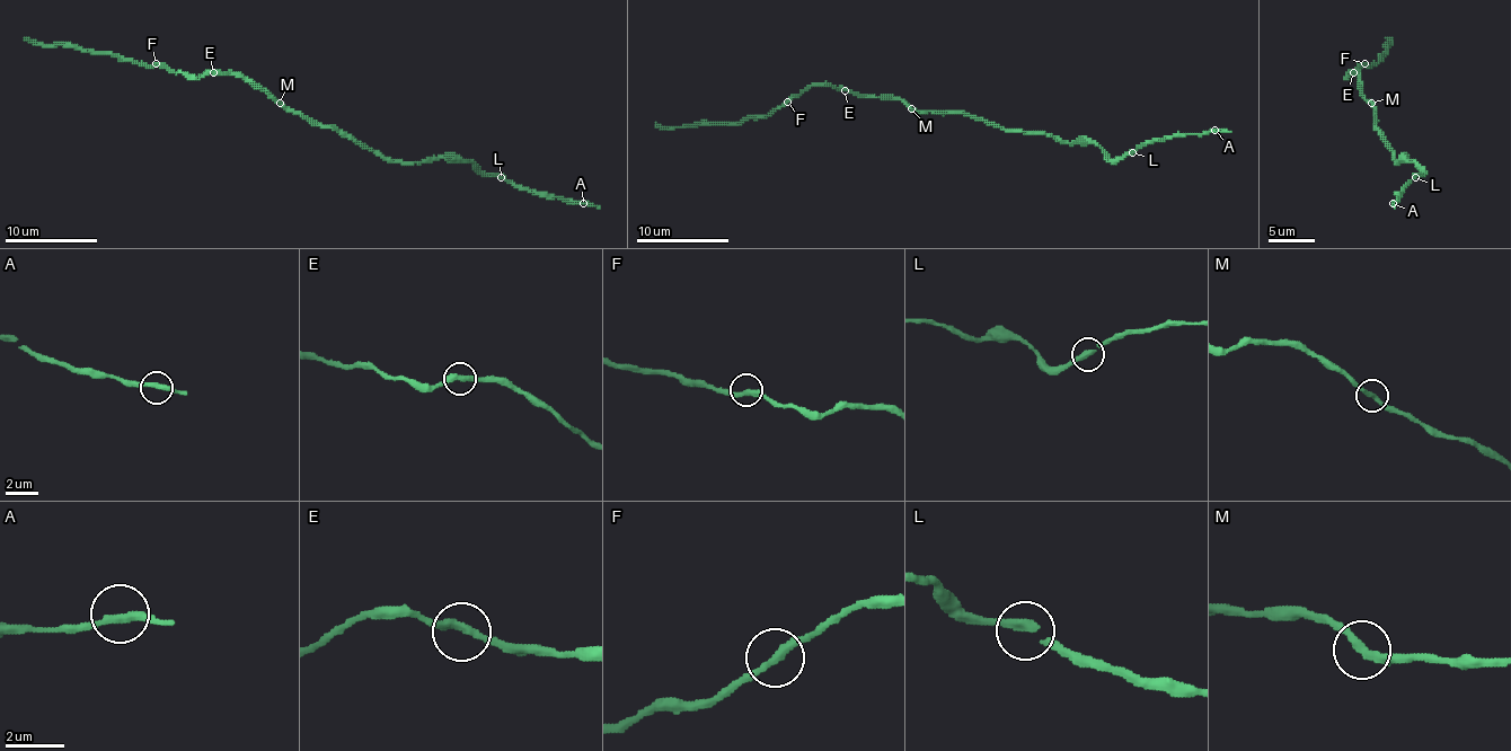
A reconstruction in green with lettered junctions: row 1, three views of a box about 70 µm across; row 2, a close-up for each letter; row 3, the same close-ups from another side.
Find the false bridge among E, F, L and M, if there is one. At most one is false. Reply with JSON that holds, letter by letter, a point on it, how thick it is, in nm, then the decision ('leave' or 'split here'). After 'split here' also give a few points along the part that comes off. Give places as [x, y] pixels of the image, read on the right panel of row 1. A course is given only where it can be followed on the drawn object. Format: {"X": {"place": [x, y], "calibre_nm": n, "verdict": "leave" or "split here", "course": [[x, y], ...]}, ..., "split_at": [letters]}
{"E": {"place": [1353, 72], "calibre_nm": 300, "verdict": "leave"}, "F": {"place": [1364, 63], "calibre_nm": 320, "verdict": "leave"}, "L": {"place": [1415, 177], "calibre_nm": 280, "verdict": "leave"}, "M": {"place": [1371, 103], "calibre_nm": 280, "verdict": "leave"}, "split_at": []}

